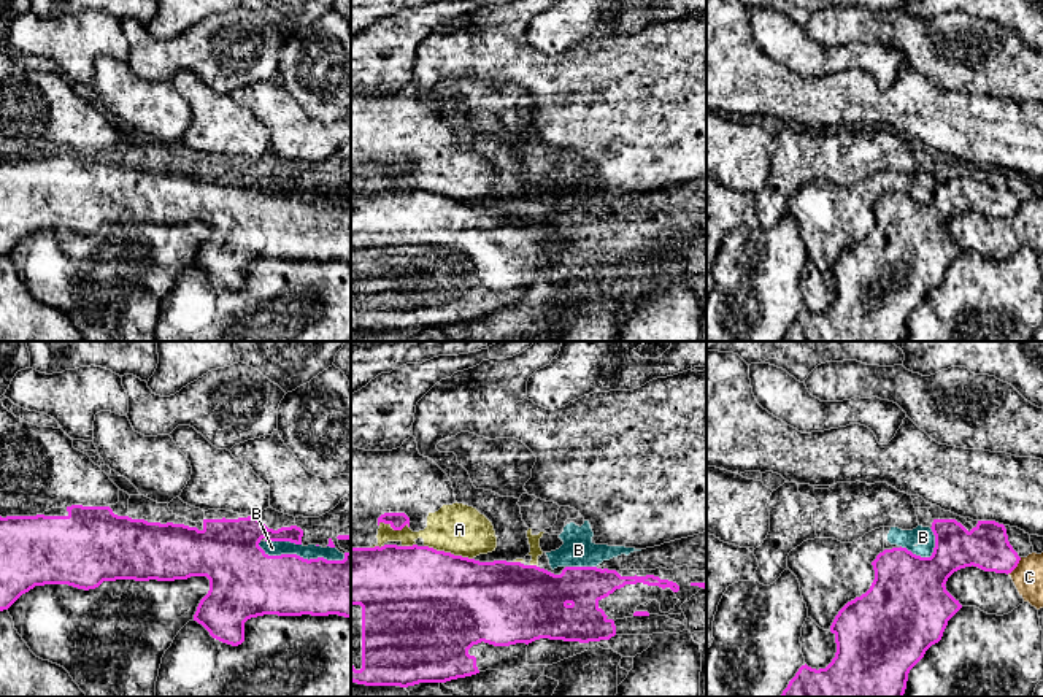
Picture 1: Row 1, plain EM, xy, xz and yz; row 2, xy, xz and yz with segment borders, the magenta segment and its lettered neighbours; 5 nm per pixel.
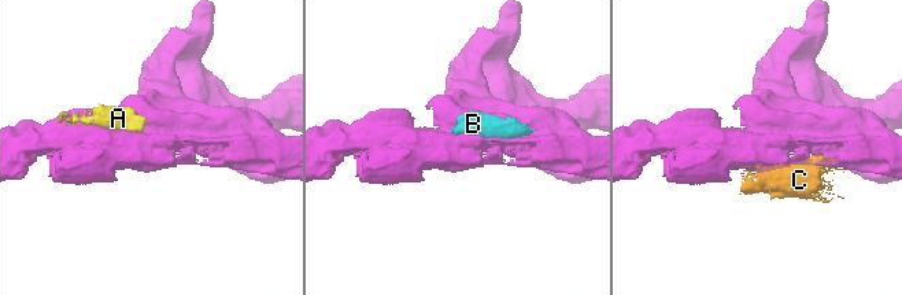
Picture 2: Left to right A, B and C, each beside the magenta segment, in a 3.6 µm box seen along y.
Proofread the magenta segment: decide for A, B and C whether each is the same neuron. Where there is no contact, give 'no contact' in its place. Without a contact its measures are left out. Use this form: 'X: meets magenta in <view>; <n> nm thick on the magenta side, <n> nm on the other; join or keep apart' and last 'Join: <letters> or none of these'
A: meets magenta in xz; 500 nm thick on the magenta side, 260 nm on the other; keep apart
B: meets magenta in xy; 320 nm thick on the magenta side, 80 nm on the other; keep apart
C: meets magenta in yz; 220 nm thick on the magenta side, 160 nm on the other; keep apart
Join: none of these

